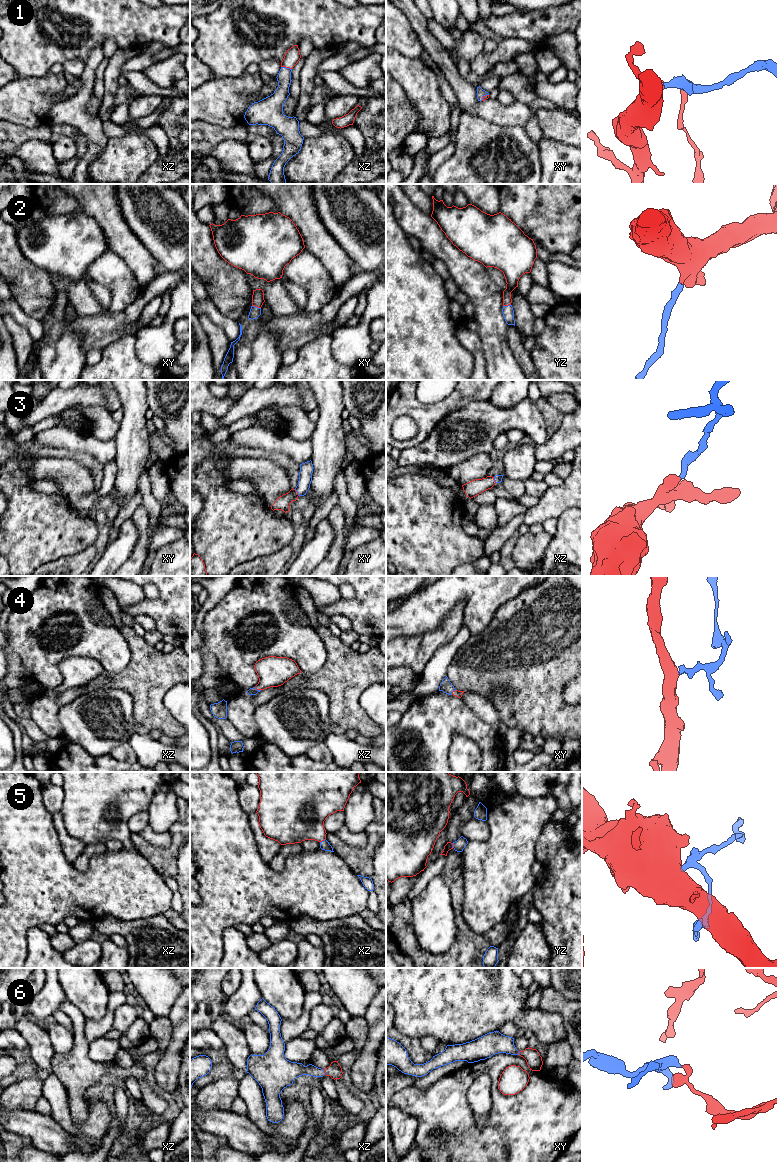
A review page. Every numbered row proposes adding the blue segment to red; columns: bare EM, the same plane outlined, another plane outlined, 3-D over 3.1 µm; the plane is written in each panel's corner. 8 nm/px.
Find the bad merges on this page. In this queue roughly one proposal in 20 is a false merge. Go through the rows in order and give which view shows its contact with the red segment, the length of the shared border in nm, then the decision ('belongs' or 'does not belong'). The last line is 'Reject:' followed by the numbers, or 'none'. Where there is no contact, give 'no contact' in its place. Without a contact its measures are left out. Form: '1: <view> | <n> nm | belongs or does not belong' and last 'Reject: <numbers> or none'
1: xz | 90 nm | belongs
2: xy | 80 nm | belongs
3: xy | 70 nm | belongs
4: xz | 60 nm | belongs
5: xz | 60 nm | belongs
6: xz | 50 nm | belongs
Reject: none

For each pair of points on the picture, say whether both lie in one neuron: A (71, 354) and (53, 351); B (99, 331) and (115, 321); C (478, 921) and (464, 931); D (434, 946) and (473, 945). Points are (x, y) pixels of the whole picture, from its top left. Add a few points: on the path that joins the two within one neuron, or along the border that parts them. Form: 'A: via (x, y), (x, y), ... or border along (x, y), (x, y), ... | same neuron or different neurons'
A: via (67, 354), (57, 353) | same neuron
B: via (103, 329), (111, 325) | same neuron
C: border along (461, 918), (472, 930), (484, 934) | different neurons
D: border along (457, 923), (453, 944), (442, 953), (428, 952) | different neurons

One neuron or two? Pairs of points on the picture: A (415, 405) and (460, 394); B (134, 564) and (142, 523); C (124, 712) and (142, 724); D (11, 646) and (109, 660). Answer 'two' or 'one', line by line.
A: one
B: one
C: two
D: one

